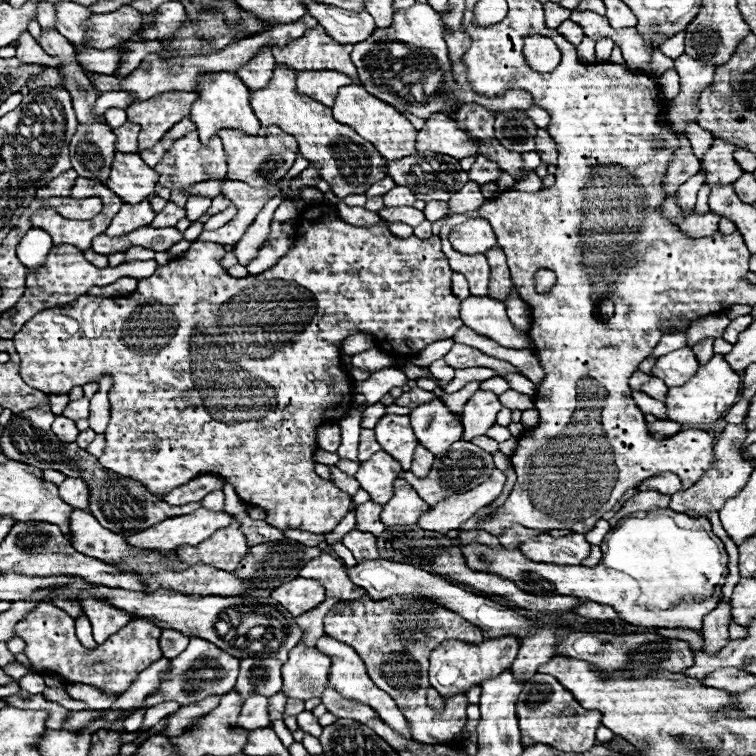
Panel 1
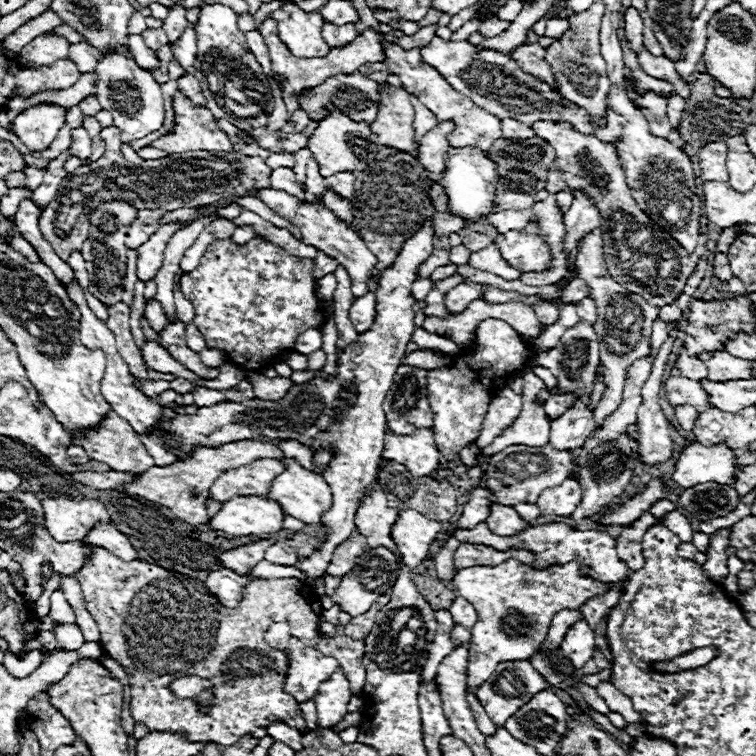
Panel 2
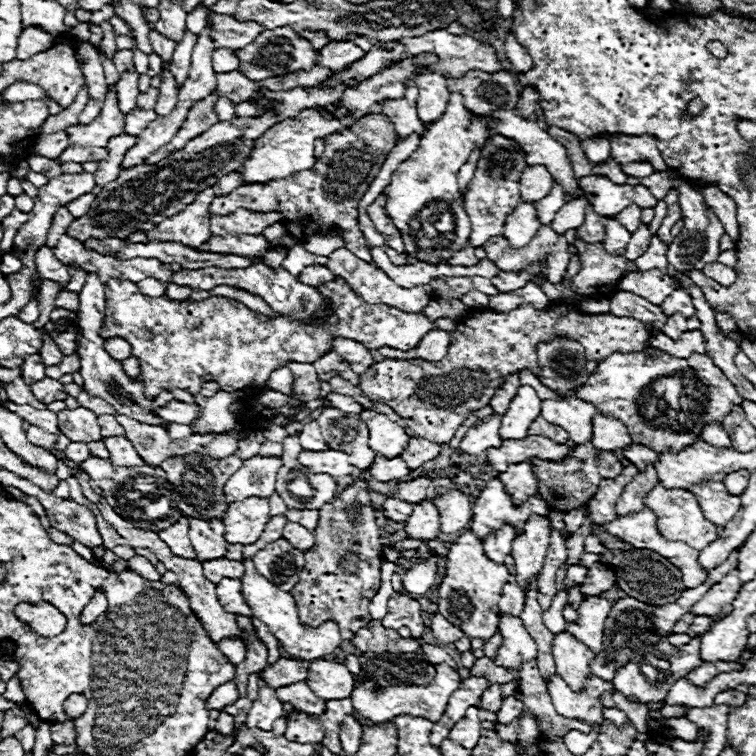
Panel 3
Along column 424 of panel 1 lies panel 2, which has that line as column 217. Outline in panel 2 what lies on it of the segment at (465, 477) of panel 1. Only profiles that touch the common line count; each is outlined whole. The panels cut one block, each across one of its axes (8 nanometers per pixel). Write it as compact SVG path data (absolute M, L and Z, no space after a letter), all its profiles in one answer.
M262 458L240 468L224 470L210 486L210 498L226 502L232 496L266 496L274 476L278 476L282 468L282 462Z

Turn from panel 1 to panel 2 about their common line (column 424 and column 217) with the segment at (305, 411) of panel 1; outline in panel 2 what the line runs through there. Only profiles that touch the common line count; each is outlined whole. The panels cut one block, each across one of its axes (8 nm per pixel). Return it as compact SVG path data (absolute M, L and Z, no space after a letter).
M230 238L212 240L200 264L182 276L180 290L194 304L194 324L206 344L224 350L234 364L258 370L274 362L272 356L292 350L298 334L324 324L326 316L316 298L312 268L314 260L290 256L262 238L252 238L244 246L234 246Z

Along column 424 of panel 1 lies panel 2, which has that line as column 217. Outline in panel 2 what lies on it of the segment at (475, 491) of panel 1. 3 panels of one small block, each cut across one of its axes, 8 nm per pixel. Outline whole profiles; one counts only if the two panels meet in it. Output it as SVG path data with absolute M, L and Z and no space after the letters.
M234 496L222 504L210 526L232 536L256 534L262 538L282 530L282 520L284 512L272 500L262 496Z

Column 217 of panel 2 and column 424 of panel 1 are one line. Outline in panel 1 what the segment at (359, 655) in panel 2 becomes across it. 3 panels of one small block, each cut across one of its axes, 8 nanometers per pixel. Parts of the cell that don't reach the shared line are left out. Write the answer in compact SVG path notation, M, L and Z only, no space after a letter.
M368 594L358 600L342 600L338 606L334 606L324 624L324 632L330 638L336 638L340 642L350 644L360 658L364 660L368 674L372 682L390 694L402 714L410 722L412 738L422 744L448 744L452 736L456 736L464 724L466 724L466 700L460 696L460 700L450 700L442 714L432 712L426 704L426 690L428 690L428 658L434 648L438 648L446 640L464 640L464 638L476 638L476 642L482 642L484 636L480 628L464 620L460 614L430 602L426 598L402 598L392 596L384 600L372 600Z

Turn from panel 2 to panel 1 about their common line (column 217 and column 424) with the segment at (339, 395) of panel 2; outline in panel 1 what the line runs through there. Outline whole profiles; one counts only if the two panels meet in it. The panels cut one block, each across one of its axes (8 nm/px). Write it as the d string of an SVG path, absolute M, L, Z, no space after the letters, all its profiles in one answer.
M440 400L414 408L410 412L410 422L420 444L432 454L442 454L450 450L454 442L462 440L460 416L452 416L452 412L448 412Z

